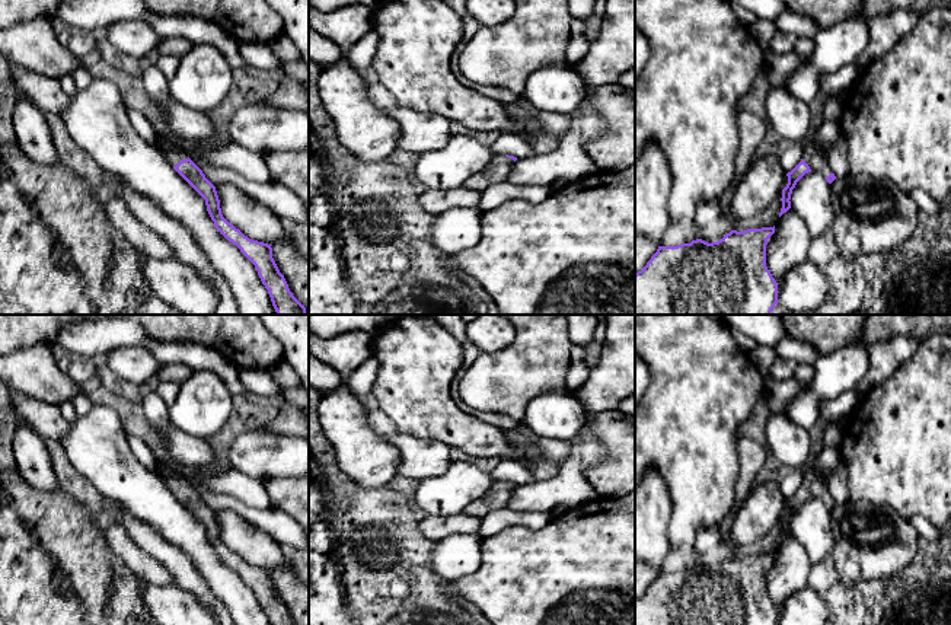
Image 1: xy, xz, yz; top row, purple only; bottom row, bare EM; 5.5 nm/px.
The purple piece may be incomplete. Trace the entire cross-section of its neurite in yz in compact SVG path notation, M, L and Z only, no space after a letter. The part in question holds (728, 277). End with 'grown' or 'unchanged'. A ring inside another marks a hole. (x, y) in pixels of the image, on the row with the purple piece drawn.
M773 227L747 229L744 232L731 230L718 242L708 243L702 239L677 246L658 246L647 265L635 274L635 315L770 315L778 304L778 283L766 267L767 239L775 233Z; unchanged

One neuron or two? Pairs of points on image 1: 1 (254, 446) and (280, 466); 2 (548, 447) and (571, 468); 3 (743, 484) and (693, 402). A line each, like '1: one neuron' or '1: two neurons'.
1: one neuron
2: two neurons
3: two neurons

